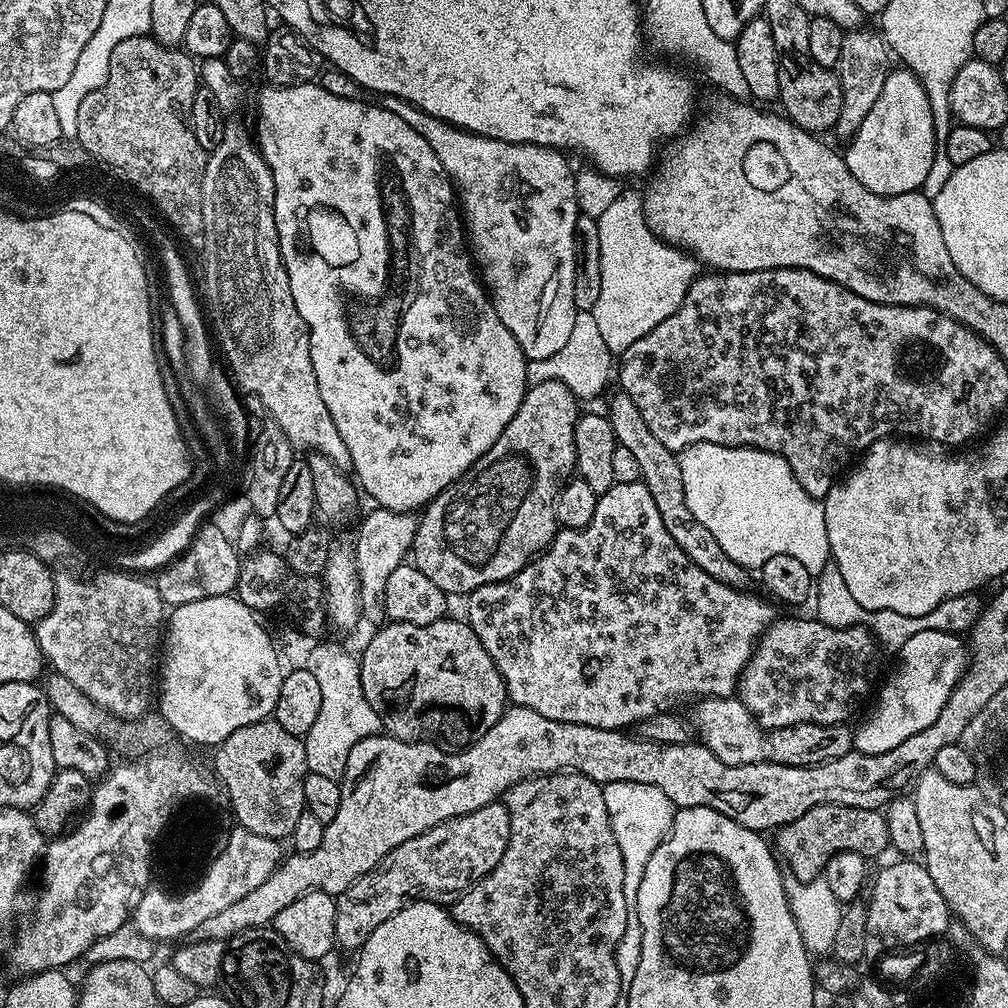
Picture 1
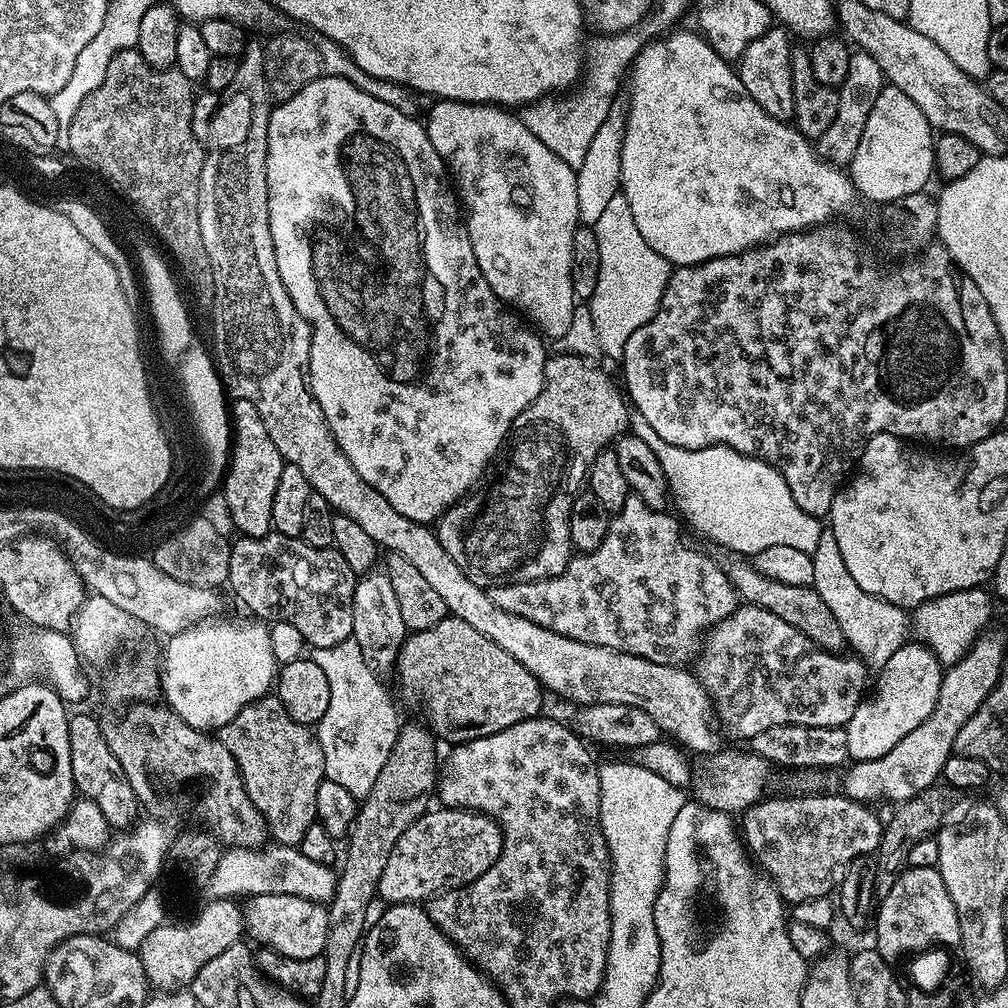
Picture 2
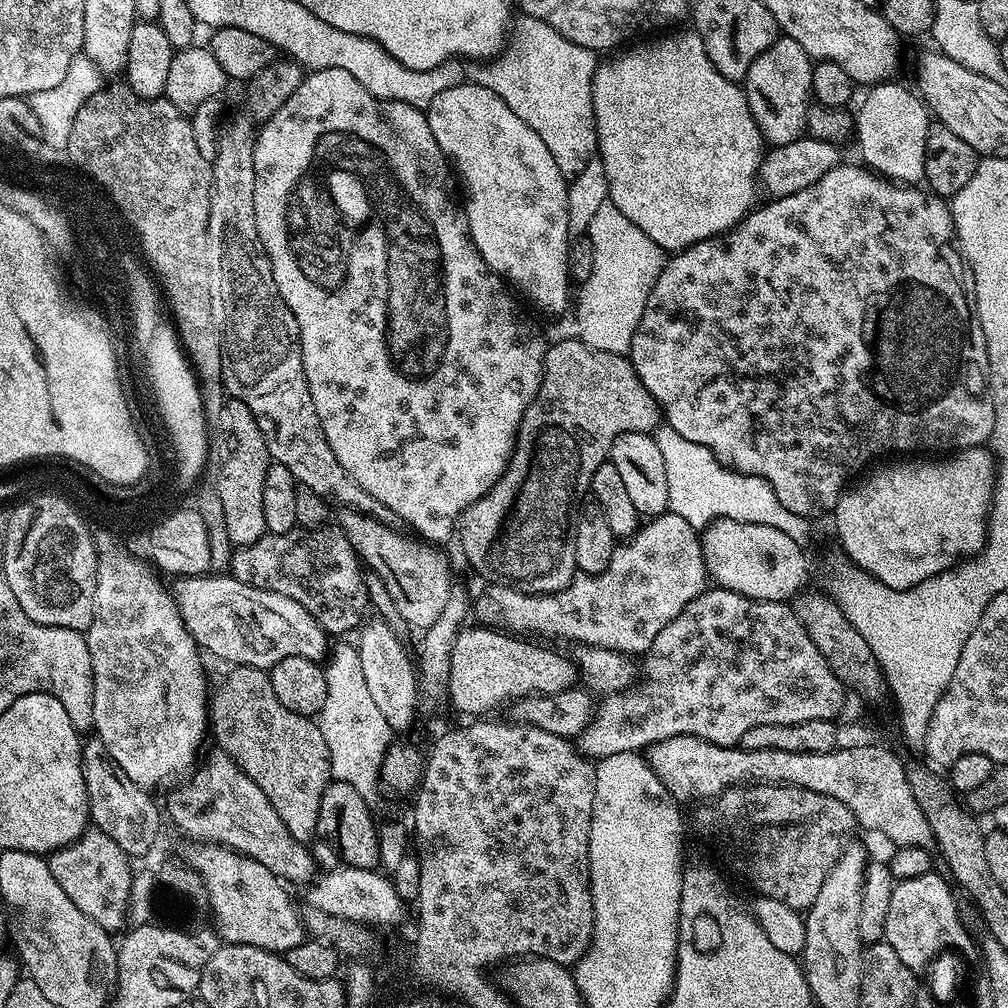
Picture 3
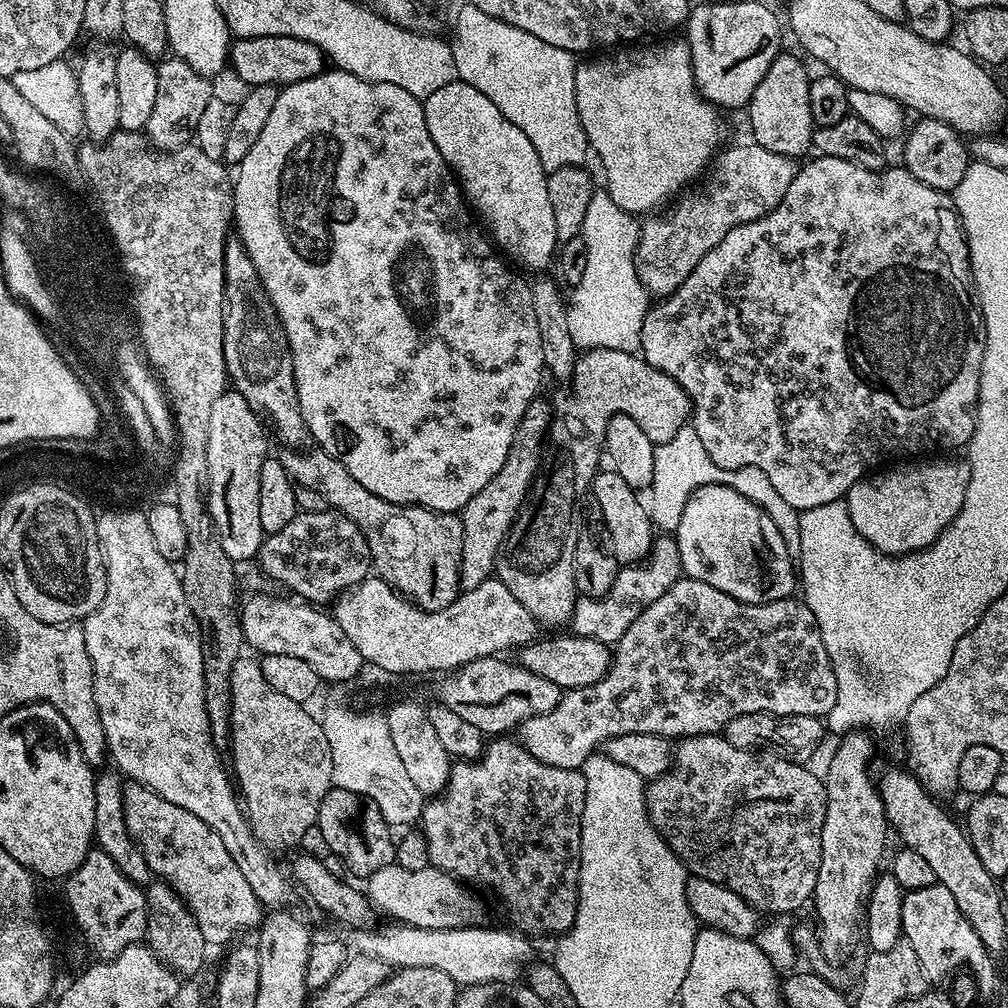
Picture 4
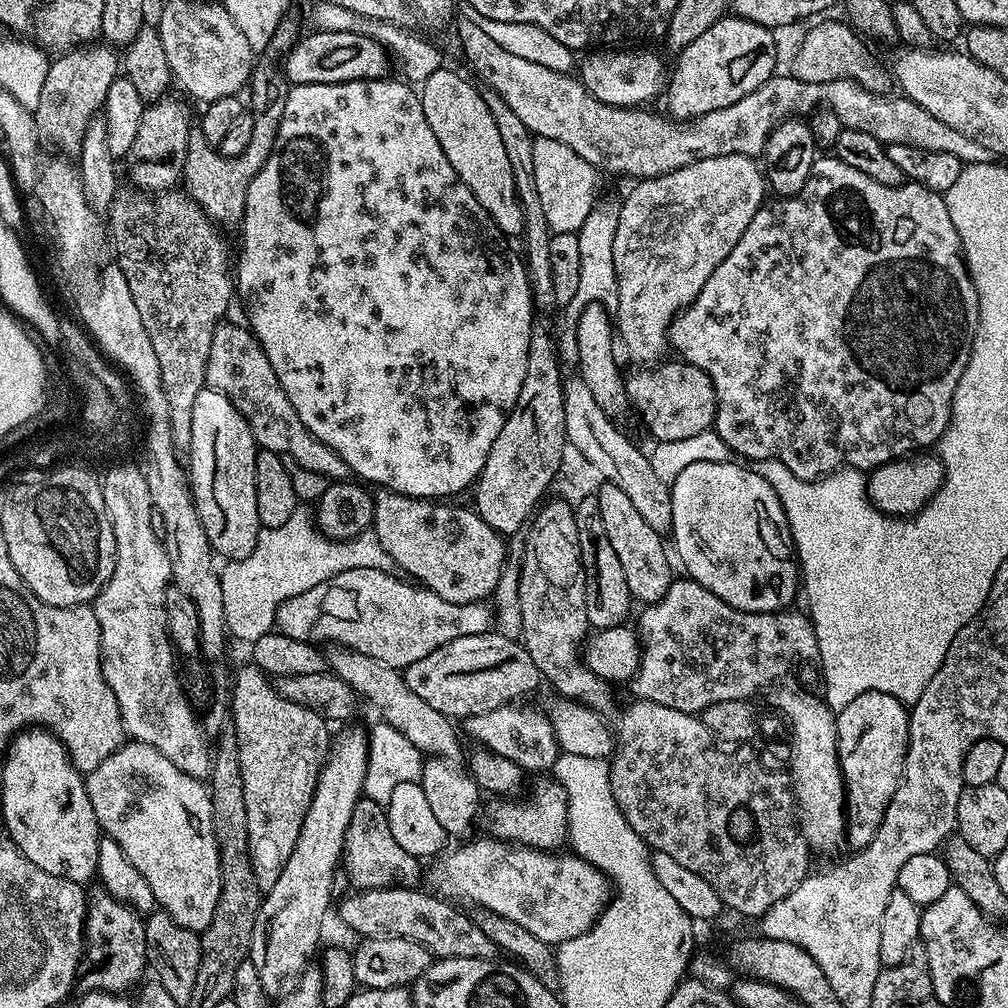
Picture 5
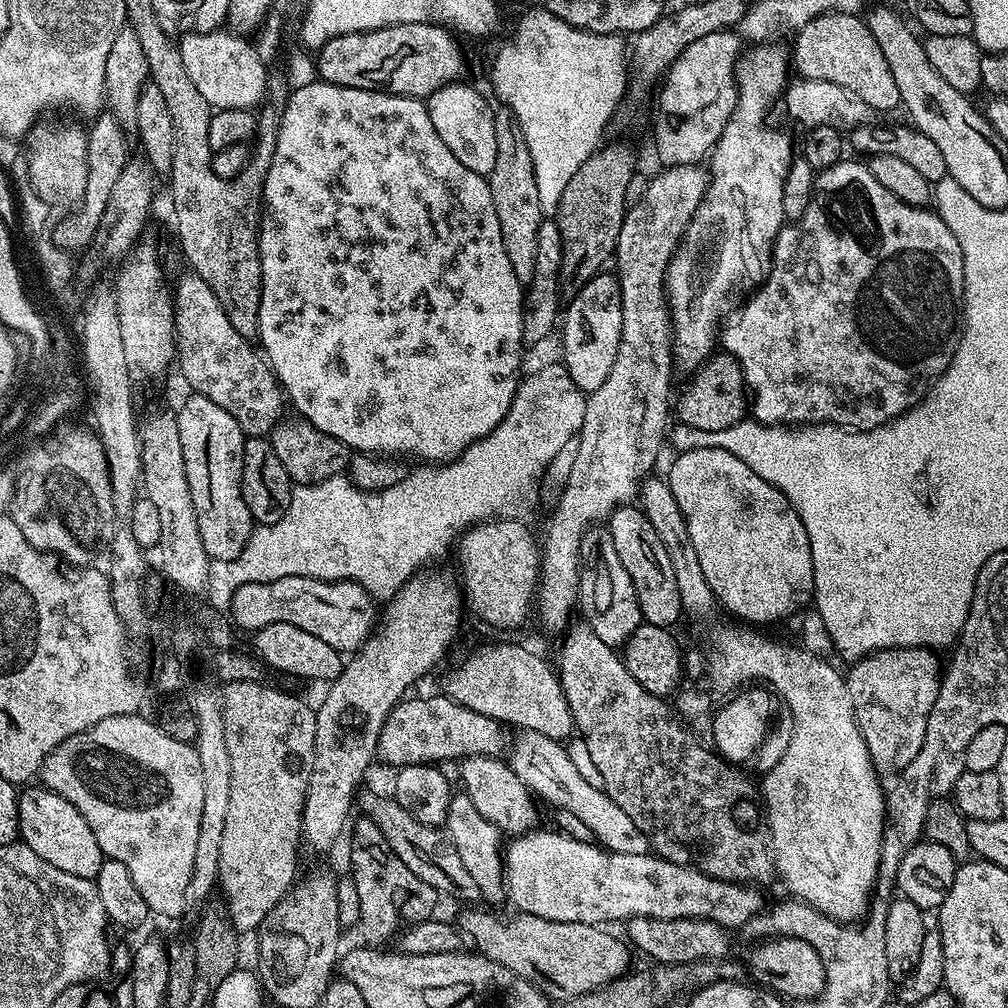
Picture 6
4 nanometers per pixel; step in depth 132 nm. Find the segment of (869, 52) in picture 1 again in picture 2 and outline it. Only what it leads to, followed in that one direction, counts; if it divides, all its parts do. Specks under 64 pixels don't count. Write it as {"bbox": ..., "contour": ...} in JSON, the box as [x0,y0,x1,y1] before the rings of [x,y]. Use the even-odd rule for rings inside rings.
{"bbox":[814,50,886,166],"contour":[[[856,50],[850,58],[850,71],[838,89],[838,114],[834,114],[834,122],[830,122],[830,130],[815,141],[814,147],[824,160],[837,166],[851,165],[854,154],[858,150],[858,142],[862,142],[862,130],[866,130],[866,118],[870,118],[870,110],[874,110],[874,102],[878,102],[878,94],[886,86],[884,71],[870,54]]]}

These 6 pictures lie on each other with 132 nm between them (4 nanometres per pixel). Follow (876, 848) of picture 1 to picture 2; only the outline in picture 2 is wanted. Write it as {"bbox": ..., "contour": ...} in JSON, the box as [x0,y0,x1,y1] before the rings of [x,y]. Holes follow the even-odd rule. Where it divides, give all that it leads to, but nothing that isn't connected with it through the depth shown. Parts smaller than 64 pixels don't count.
{"bbox":[742,794,884,906],"contour":[[[837,794],[837,796],[784,796],[781,800],[765,798],[759,804],[744,809],[742,813],[742,819],[744,819],[744,824],[742,820],[742,839],[760,871],[771,880],[773,886],[778,890],[781,900],[784,901],[785,905],[795,906],[798,902],[810,902],[810,898],[828,896],[831,893],[831,888],[833,891],[839,885],[841,878],[844,876],[844,871],[848,869],[849,862],[859,856],[872,856],[875,853],[877,846],[880,844],[880,836],[884,833],[884,825],[881,817],[876,817],[872,811],[873,809],[869,805],[862,804],[858,800],[852,800],[843,794]]]}

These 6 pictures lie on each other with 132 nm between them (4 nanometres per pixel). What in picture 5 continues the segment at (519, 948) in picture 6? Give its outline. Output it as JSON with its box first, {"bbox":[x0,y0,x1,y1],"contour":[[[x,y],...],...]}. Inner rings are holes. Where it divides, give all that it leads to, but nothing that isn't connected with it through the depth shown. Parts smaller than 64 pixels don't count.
{"bbox":[340,886,498,960],"contour":[[[393,886],[390,888],[365,888],[353,891],[343,897],[340,904],[340,920],[352,932],[357,932],[357,937],[363,938],[410,938],[432,951],[436,958],[482,958],[487,960],[497,955],[498,949],[486,934],[482,934],[480,927],[474,923],[471,915],[466,911],[459,912],[455,903],[431,894],[429,891],[419,892],[416,886]]]}

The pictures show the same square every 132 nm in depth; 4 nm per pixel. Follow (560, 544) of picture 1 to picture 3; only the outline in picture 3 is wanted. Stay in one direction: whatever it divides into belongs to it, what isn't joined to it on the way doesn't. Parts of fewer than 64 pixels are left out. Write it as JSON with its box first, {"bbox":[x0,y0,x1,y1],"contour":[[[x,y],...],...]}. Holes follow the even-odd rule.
{"bbox":[474,511,710,654],"contour":[[[672,511],[662,513],[660,516],[651,517],[647,522],[641,523],[640,527],[632,533],[631,536],[621,539],[616,545],[614,554],[610,558],[610,564],[606,566],[606,570],[602,570],[593,576],[577,574],[572,577],[572,581],[568,583],[568,587],[561,592],[520,592],[516,588],[508,588],[505,584],[488,584],[485,592],[480,597],[475,597],[474,612],[481,616],[481,621],[495,622],[501,629],[507,630],[512,634],[528,634],[524,632],[533,632],[536,636],[553,636],[556,640],[573,640],[573,645],[587,646],[589,648],[609,648],[615,652],[625,654],[643,654],[654,642],[654,638],[658,638],[658,630],[666,630],[666,626],[670,622],[674,622],[674,618],[678,618],[678,614],[682,614],[682,610],[694,598],[698,598],[698,594],[702,594],[710,584],[708,575],[708,567],[704,564],[704,548],[701,537],[698,535],[697,529],[690,526],[690,522],[686,522],[686,518],[682,518]]]}

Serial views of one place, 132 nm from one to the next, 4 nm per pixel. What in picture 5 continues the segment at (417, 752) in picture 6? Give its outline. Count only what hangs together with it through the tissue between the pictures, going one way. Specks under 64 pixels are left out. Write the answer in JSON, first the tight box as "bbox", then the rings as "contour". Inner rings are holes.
{"bbox":[462,703,561,773],"contour":[[[519,703],[504,704],[494,710],[486,710],[486,714],[474,714],[467,717],[462,724],[465,737],[477,740],[476,744],[486,748],[494,754],[516,763],[525,773],[547,773],[554,766],[554,762],[561,754],[558,742],[554,738],[554,730],[550,726],[547,715],[536,708],[519,708]]]}

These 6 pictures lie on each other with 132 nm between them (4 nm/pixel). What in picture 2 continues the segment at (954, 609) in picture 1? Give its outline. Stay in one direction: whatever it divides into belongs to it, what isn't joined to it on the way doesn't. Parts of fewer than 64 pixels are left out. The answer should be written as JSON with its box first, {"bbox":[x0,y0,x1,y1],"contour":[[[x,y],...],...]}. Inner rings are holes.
{"bbox":[811,528,910,671],"contour":[[[830,528],[821,529],[812,561],[814,582],[811,587],[834,615],[849,649],[861,658],[869,671],[880,671],[894,651],[907,643],[910,636],[909,613],[884,599],[875,598],[858,586],[839,553],[838,542]]]}

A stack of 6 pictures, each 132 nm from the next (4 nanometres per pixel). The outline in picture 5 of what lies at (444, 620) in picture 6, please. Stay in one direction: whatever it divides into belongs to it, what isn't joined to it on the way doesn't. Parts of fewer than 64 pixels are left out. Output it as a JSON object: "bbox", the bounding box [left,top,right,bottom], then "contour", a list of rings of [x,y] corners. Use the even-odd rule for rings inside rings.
{"bbox":[248,732,369,998],"contour":[[[363,732],[335,733],[330,744],[328,759],[320,769],[320,777],[314,790],[314,798],[310,802],[310,810],[306,810],[306,818],[302,818],[302,830],[298,834],[298,842],[294,846],[294,854],[290,854],[290,862],[282,866],[282,874],[278,874],[278,882],[270,886],[260,902],[260,909],[254,918],[254,934],[250,938],[248,959],[252,961],[255,983],[268,998],[276,998],[285,991],[289,982],[309,967],[308,960],[317,955],[316,943],[320,940],[320,931],[324,928],[324,915],[328,912],[328,903],[334,900],[332,895],[332,879],[334,870],[341,863],[344,854],[346,826],[350,826],[350,814],[354,814],[354,806],[365,795],[369,737]]]}

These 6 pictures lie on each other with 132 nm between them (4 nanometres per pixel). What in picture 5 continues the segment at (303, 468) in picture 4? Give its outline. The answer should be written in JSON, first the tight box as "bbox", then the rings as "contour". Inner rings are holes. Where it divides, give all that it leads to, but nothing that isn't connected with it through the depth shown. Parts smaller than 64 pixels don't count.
{"bbox":[206,322,505,604],"contour":[[[221,322],[216,325],[214,338],[210,342],[210,358],[206,362],[207,387],[224,392],[226,398],[246,418],[250,426],[250,434],[254,434],[257,445],[265,452],[277,452],[279,456],[298,462],[306,470],[314,470],[314,474],[327,476],[329,481],[348,480],[350,473],[346,462],[326,442],[314,438],[310,430],[298,418],[298,410],[290,406],[290,398],[286,398],[286,390],[278,382],[262,346],[247,327],[239,328],[236,324]],[[387,490],[377,493],[372,513],[374,535],[382,550],[386,550],[392,559],[393,565],[397,569],[400,567],[399,571],[405,577],[438,594],[438,598],[446,598],[446,602],[479,604],[489,599],[487,596],[499,586],[500,575],[504,572],[505,537],[486,526],[486,522],[482,522],[482,518],[471,507],[455,508],[452,502],[420,500],[416,496],[403,496]]]}

